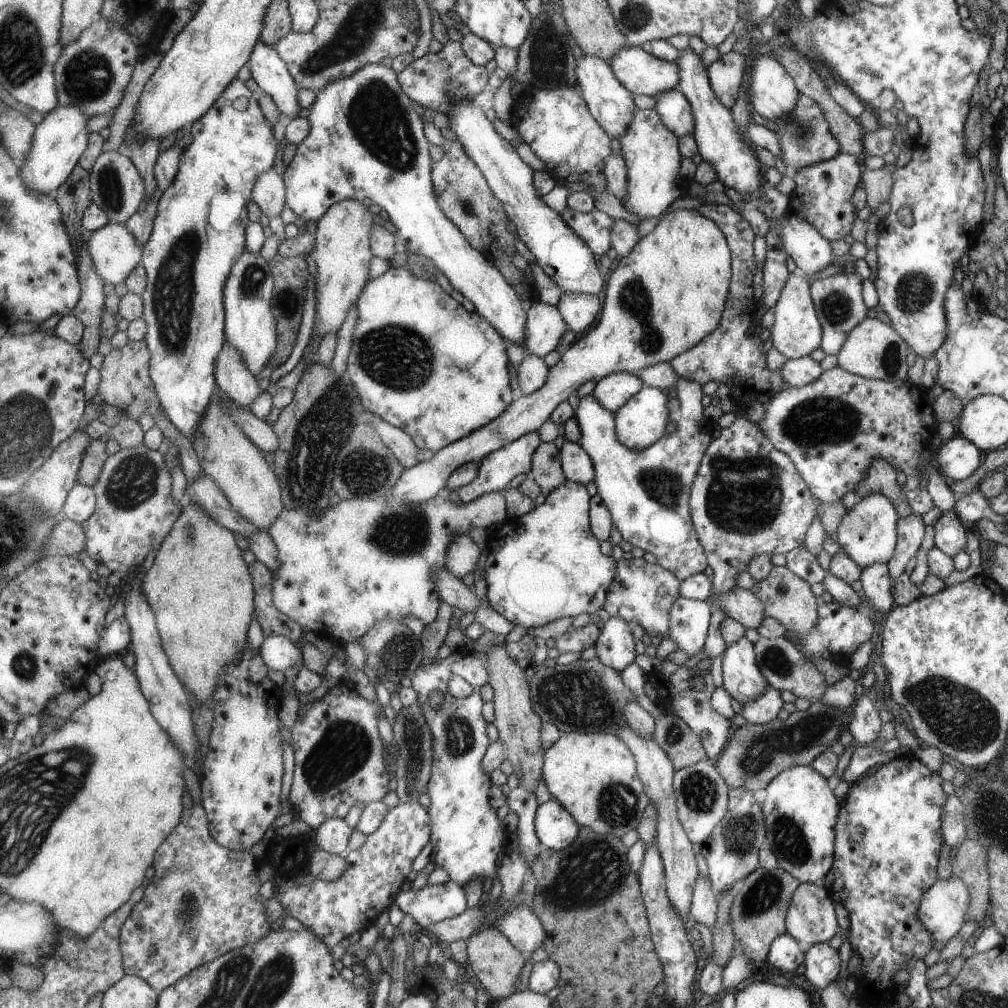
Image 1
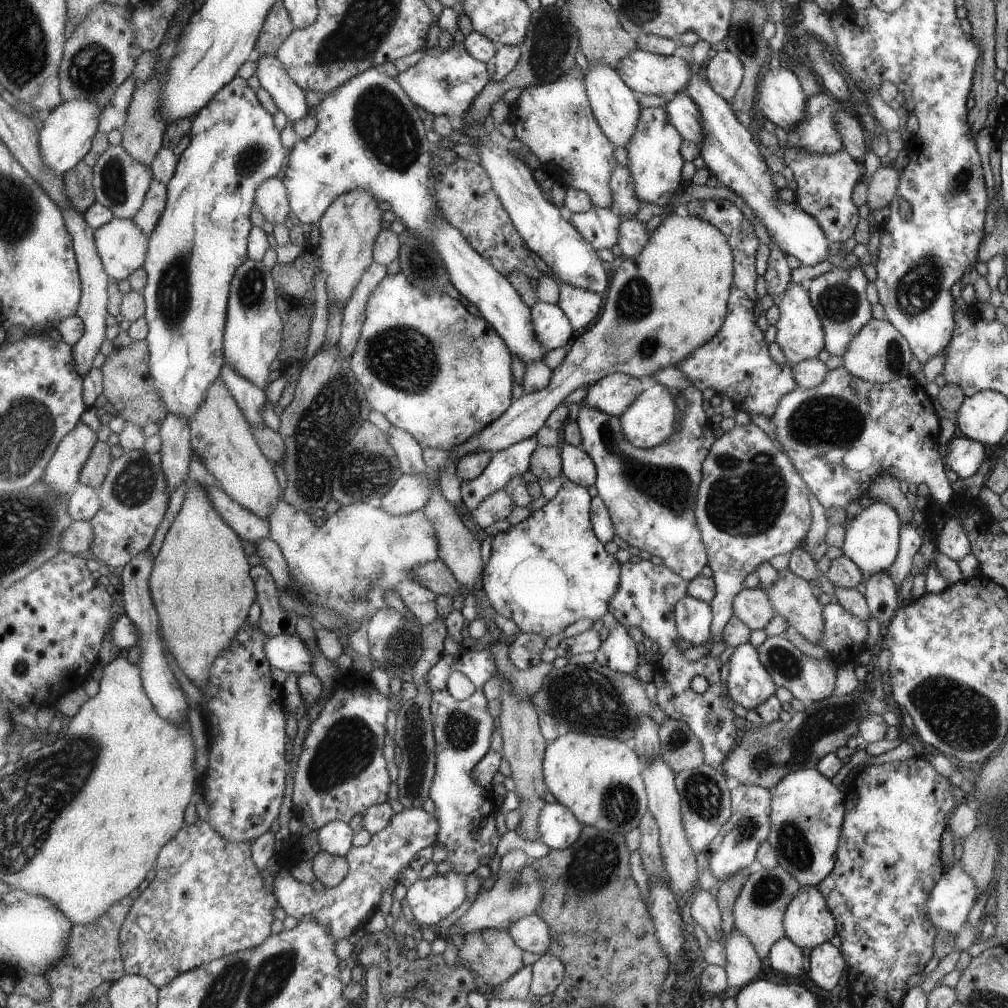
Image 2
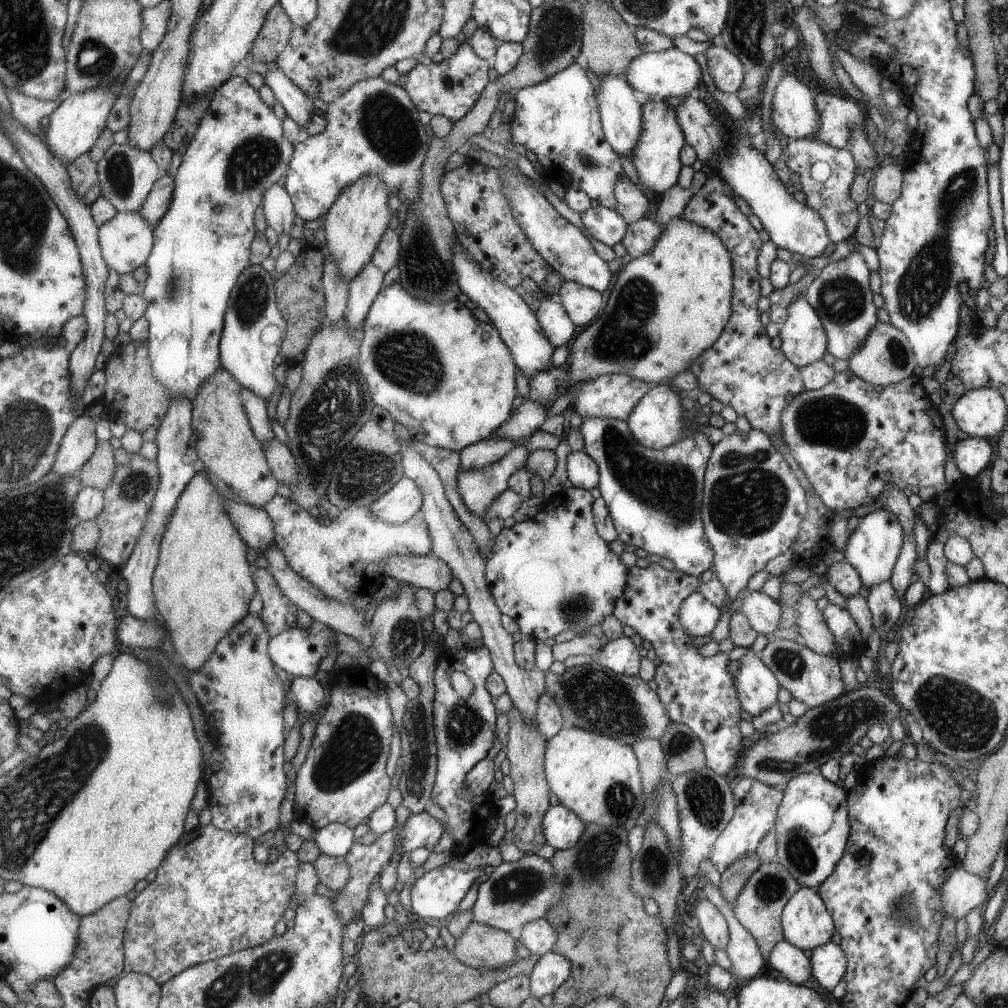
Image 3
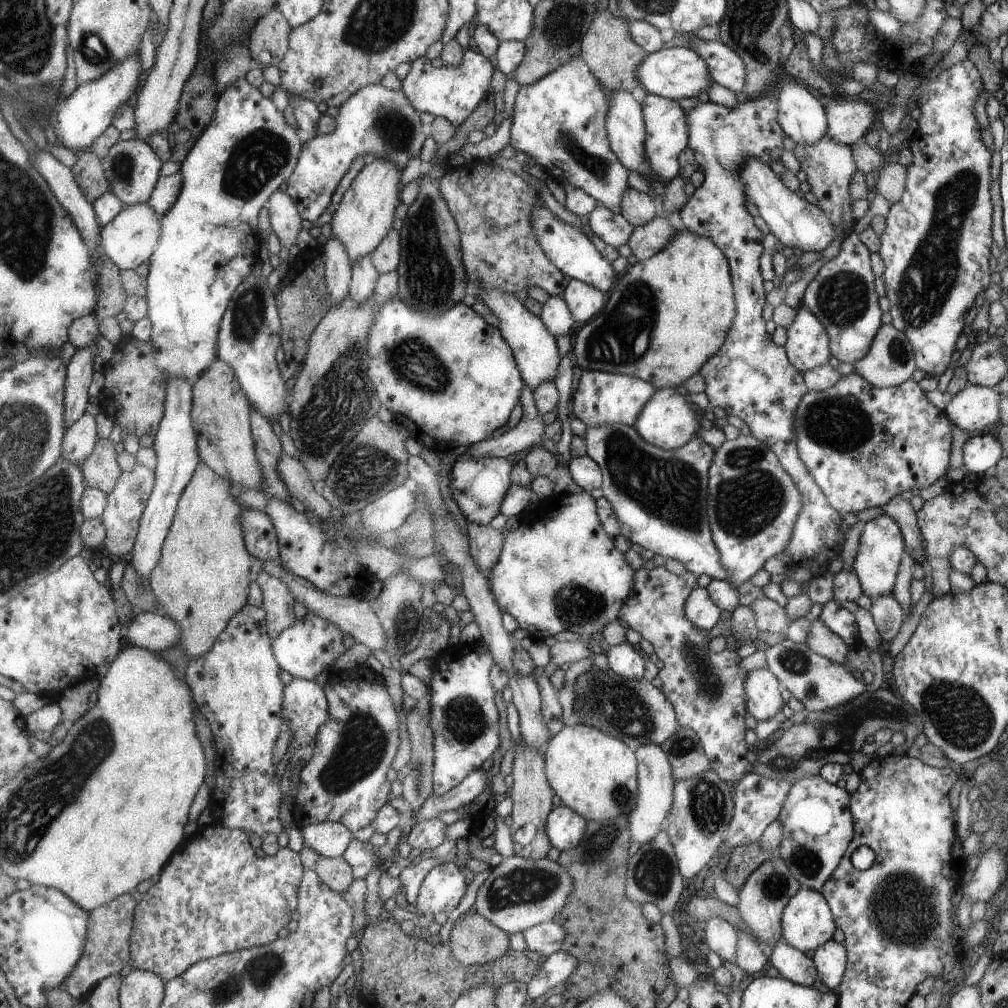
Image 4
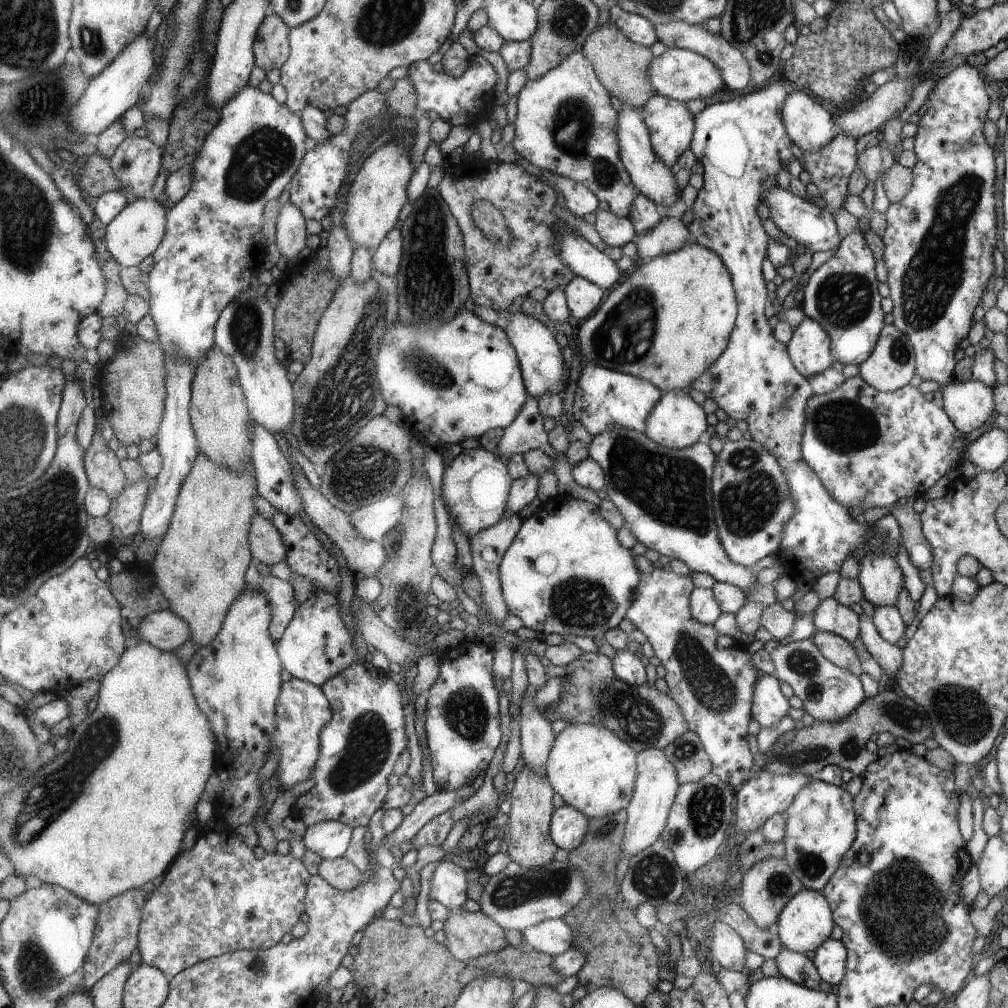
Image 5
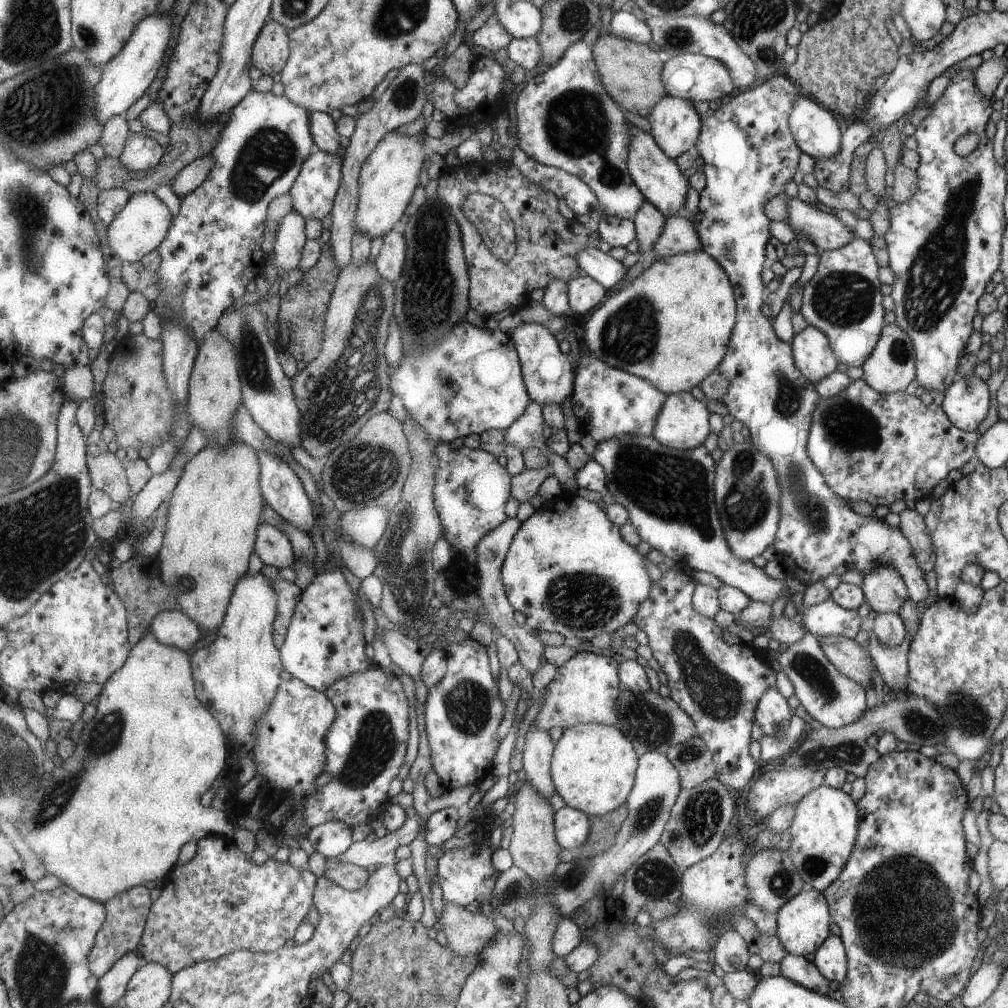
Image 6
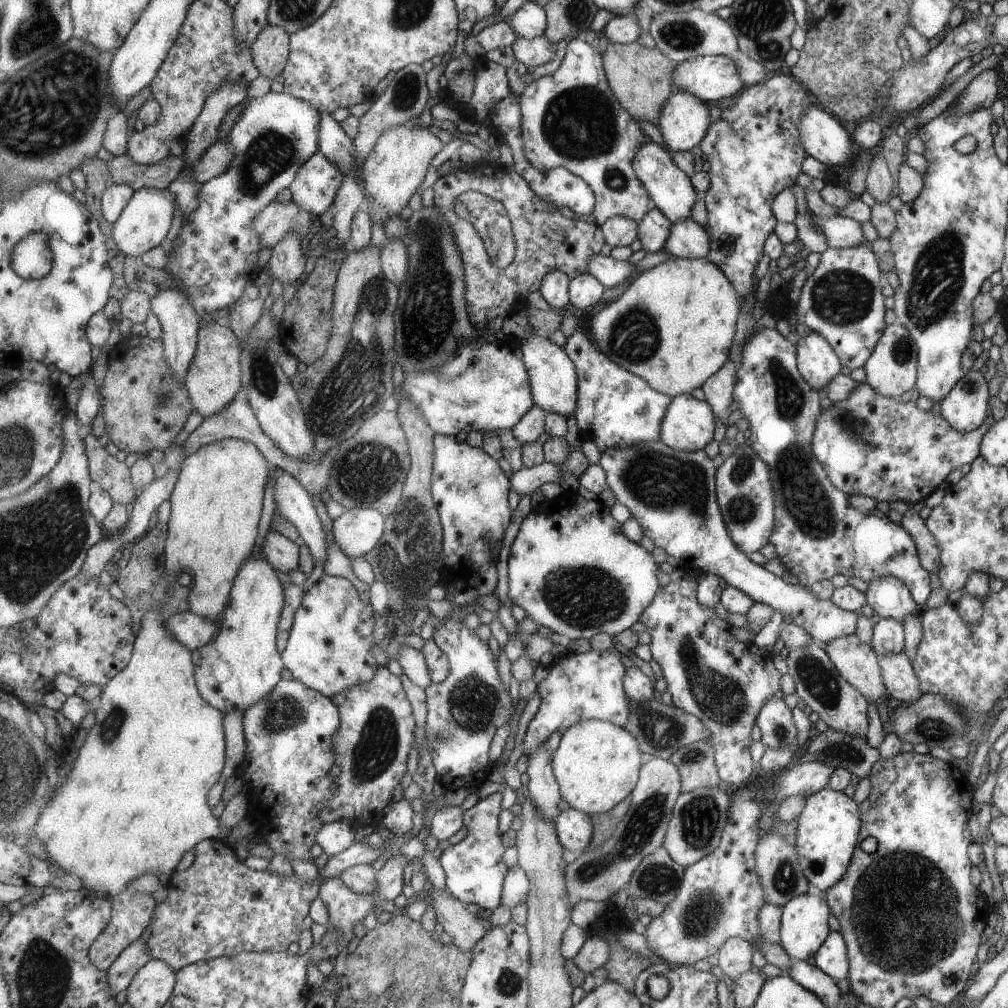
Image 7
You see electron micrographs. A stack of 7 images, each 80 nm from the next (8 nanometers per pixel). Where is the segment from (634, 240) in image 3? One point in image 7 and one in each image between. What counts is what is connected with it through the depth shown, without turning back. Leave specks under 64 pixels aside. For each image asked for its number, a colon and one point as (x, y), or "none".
4: (646, 240)
5: (669, 234)
6: (678, 235)
7: (687, 239)

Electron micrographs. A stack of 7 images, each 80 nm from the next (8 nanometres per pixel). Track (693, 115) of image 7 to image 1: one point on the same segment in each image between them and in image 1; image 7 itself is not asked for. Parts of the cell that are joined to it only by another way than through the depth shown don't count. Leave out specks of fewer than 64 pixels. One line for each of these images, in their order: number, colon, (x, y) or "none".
1: (649, 149)
2: (654, 152)
3: (656, 161)
4: (667, 134)
5: (671, 126)
6: (675, 125)

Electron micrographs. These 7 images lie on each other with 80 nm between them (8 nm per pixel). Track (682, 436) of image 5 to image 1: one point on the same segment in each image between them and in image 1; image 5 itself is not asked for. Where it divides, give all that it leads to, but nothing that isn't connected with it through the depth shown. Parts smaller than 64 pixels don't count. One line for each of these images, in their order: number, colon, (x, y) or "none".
1: (639, 423)
2: (647, 421)
3: (656, 420)
4: (665, 422)

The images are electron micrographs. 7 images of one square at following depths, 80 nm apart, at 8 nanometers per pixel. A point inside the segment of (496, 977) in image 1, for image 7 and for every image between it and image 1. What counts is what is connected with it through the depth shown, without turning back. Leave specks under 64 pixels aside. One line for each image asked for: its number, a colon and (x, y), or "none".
2: (492, 955)
3: (479, 946)
4: (472, 939)
5: (467, 935)
6: (466, 932)
7: (464, 927)

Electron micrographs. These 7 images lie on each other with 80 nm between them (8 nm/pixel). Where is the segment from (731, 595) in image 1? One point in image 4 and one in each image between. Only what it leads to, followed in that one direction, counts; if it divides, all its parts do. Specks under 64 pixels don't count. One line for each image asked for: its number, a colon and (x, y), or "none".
2: (751, 606)
3: (763, 614)
4: (768, 616)

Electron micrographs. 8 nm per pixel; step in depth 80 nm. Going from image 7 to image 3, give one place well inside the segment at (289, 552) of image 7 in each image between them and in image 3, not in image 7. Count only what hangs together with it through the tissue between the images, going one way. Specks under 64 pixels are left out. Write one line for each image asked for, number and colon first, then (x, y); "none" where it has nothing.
3: (255, 524)
4: (261, 537)
5: (267, 544)
6: (273, 546)

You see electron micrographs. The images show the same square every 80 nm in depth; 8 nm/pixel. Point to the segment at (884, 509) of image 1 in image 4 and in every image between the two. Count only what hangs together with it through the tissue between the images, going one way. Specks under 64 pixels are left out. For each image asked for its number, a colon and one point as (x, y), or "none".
2: (870, 540)
3: (872, 548)
4: (876, 561)

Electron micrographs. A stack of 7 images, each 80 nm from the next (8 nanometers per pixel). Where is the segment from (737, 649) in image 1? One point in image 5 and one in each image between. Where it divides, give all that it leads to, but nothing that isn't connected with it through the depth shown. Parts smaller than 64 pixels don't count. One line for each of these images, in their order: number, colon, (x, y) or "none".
2: (749, 683)
3: (756, 686)
4: (762, 689)
5: (770, 706)

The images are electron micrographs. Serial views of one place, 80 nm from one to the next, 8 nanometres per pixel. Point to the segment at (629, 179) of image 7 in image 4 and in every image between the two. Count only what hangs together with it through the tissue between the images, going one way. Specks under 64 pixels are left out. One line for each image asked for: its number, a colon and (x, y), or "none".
4: (560, 120)
5: (564, 122)
6: (566, 119)

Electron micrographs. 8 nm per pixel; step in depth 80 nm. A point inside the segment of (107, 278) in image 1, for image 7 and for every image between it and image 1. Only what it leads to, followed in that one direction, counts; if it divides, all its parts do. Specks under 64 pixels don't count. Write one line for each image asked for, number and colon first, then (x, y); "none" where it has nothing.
2: (123, 246)
3: (127, 240)
4: (129, 240)
5: (139, 229)
6: (141, 227)
7: (146, 221)

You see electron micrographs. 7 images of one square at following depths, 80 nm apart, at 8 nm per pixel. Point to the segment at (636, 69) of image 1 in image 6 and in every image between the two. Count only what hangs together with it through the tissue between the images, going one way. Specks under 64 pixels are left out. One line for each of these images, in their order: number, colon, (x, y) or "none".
2: (649, 73)
3: (670, 72)
4: (677, 72)
5: (679, 74)
6: (693, 77)

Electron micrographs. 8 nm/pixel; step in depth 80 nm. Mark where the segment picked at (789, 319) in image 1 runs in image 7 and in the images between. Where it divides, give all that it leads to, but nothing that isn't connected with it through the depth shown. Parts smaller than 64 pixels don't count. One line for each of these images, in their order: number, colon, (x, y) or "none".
2: (799, 333)
3: (803, 337)
4: (807, 345)
5: (809, 347)
6: (812, 353)
7: (816, 360)

